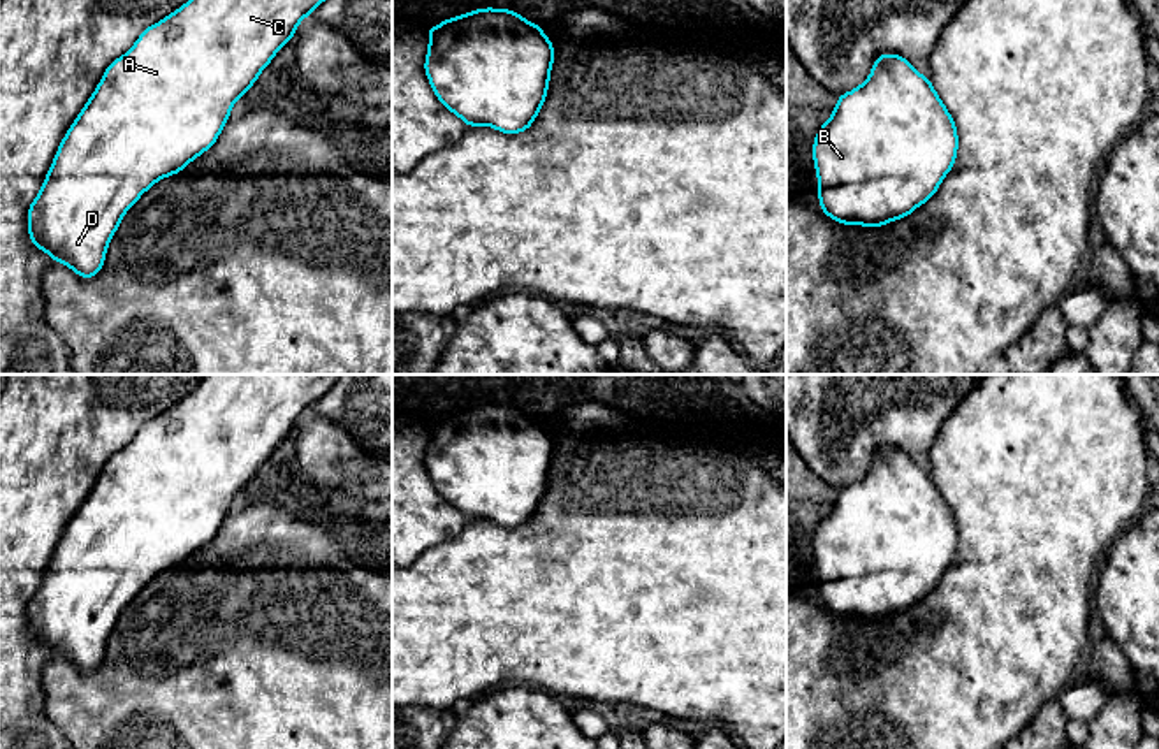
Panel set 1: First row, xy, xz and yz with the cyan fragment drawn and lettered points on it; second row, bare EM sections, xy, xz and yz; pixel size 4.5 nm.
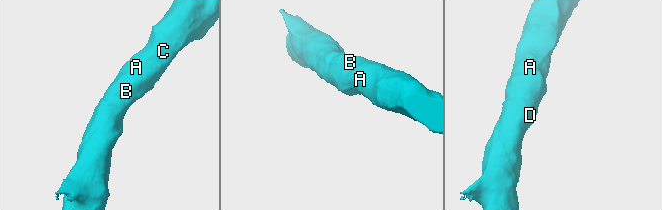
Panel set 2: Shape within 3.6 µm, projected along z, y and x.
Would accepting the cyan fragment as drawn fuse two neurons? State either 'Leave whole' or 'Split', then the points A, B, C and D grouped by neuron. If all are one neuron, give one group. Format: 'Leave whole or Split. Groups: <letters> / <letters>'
Leave whole. Groups: A B C D

